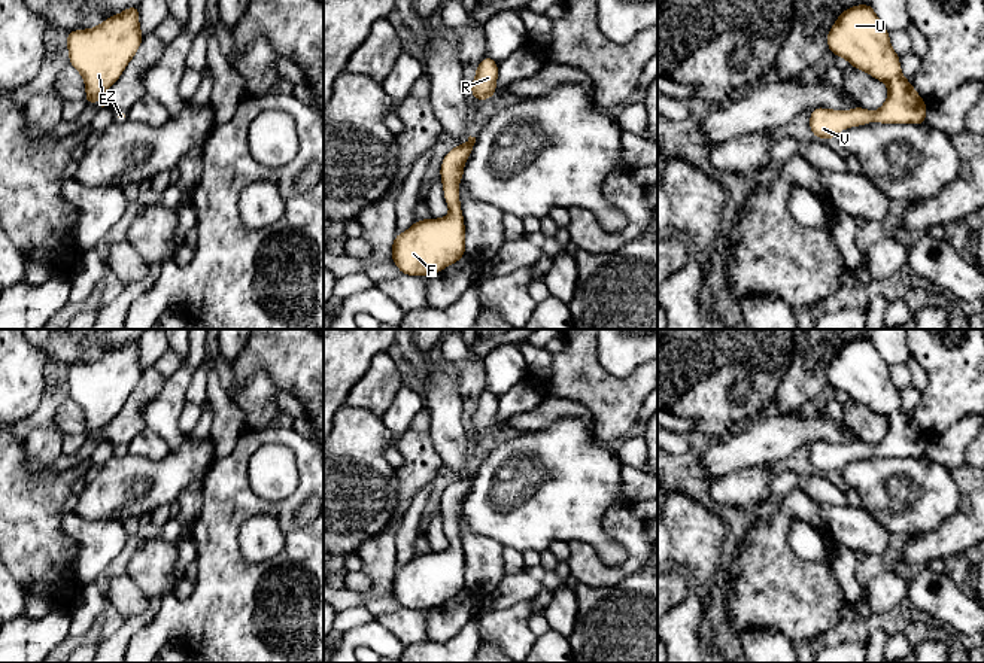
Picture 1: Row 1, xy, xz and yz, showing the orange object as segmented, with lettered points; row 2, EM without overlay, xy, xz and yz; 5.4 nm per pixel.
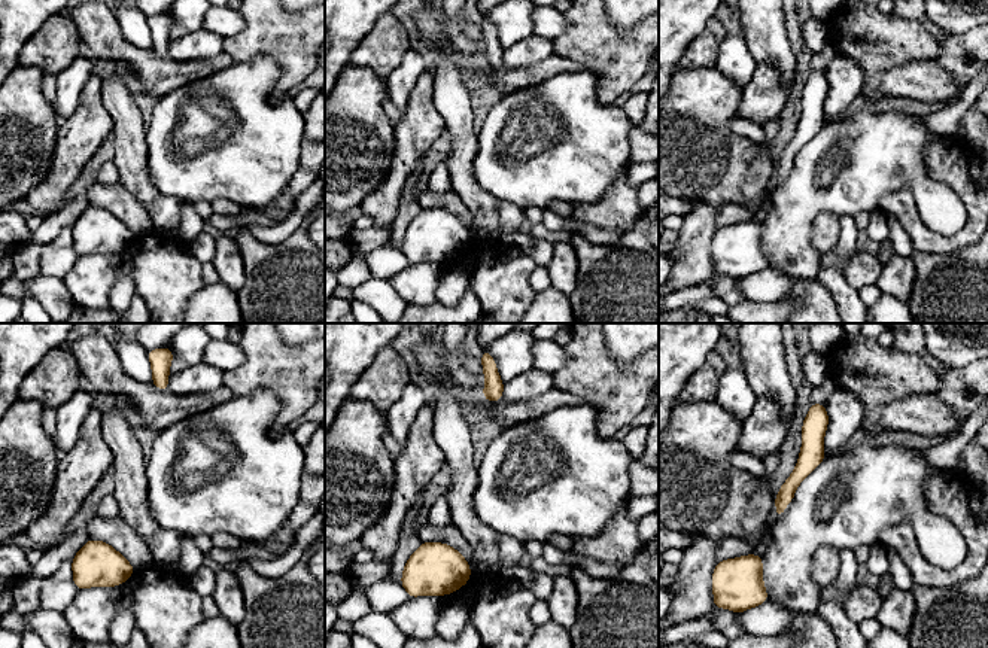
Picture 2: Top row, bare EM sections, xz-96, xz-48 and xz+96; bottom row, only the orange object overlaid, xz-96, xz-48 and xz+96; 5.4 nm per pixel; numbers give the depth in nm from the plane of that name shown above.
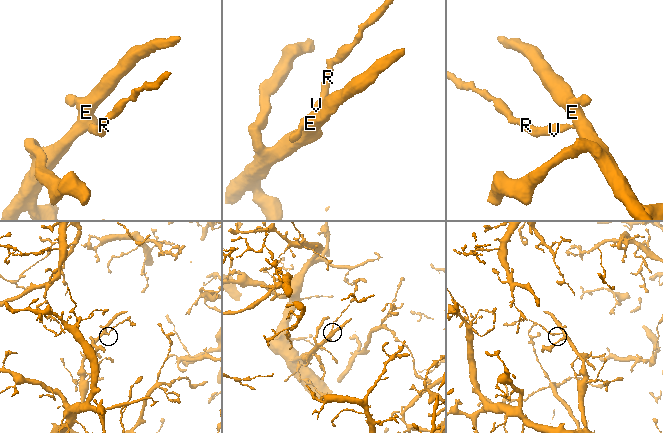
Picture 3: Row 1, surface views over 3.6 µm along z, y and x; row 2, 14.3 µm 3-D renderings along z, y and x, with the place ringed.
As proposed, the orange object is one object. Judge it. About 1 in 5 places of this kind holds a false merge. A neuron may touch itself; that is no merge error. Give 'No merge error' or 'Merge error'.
No merge error

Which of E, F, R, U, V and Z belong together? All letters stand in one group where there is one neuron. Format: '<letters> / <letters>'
E F R U V Z

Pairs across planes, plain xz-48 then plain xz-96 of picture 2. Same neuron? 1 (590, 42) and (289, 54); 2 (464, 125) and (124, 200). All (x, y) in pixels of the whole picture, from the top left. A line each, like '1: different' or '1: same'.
1: same
2: different

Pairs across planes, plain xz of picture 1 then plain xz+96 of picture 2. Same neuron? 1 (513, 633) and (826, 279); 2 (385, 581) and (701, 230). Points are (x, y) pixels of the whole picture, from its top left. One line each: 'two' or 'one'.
1: one
2: one

